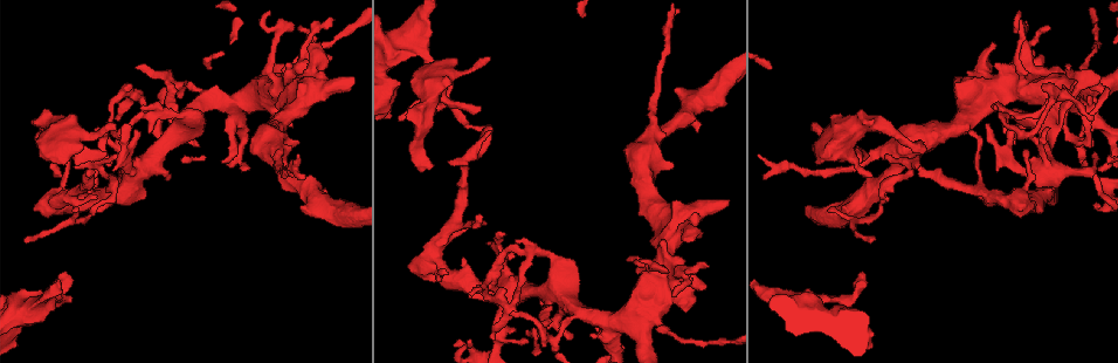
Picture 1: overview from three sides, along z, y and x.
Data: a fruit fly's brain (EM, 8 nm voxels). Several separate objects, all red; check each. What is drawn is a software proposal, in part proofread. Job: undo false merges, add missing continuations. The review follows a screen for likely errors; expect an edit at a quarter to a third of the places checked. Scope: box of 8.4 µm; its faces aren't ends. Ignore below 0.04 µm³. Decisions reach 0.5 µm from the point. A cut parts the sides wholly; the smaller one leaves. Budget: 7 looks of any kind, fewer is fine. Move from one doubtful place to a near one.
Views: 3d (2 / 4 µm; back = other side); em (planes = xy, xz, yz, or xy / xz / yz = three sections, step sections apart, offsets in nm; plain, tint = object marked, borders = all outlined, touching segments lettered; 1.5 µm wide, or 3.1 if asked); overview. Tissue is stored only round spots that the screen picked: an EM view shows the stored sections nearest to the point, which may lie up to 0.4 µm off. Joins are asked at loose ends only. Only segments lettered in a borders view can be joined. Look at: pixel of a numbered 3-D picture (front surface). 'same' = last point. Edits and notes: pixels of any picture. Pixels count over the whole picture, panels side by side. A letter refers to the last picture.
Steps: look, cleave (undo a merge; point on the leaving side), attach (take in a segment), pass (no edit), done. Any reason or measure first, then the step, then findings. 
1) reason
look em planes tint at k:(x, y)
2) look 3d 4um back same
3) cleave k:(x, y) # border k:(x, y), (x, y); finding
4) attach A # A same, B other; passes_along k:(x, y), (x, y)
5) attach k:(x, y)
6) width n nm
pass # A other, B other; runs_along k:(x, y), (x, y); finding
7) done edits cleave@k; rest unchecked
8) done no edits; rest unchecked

sharp bend
look em planes borders at 1:(485, 128)

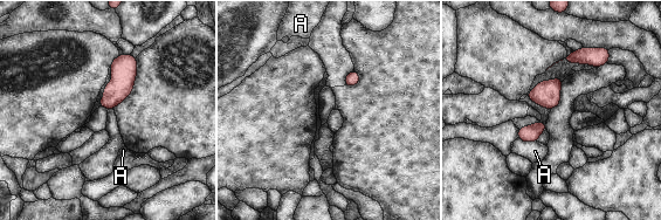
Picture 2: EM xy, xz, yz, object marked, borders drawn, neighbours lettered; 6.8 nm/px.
width 90 nm
pass # A other; border 2:(517, 138), (536, 142); one neuron here

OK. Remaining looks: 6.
look 3d 4um at 1:(434, 164)

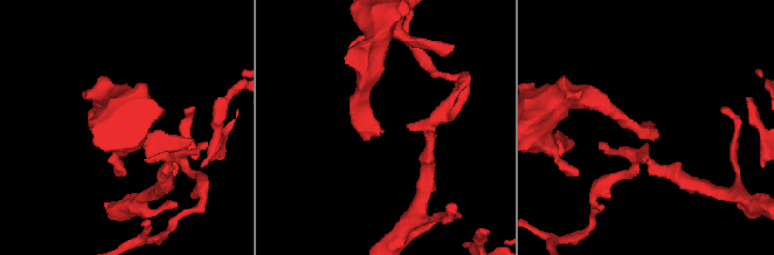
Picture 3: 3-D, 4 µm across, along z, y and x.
now the EM
look em yz step 8 tint at 3:(649, 128)

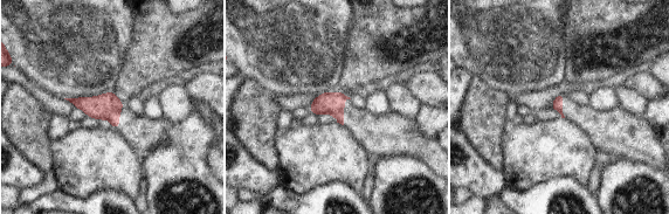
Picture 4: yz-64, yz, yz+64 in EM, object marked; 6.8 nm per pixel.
another direction
look em planes borders same

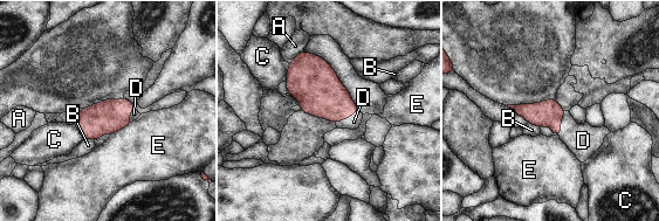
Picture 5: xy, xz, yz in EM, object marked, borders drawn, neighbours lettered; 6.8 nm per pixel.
attach D # A other, B other, C other, D same, E other; passes_along 5:(549, 112), (560, 124), (583, 140); it goes on there

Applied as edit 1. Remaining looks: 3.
an open end
look em planes borders at 1:(66, 273)

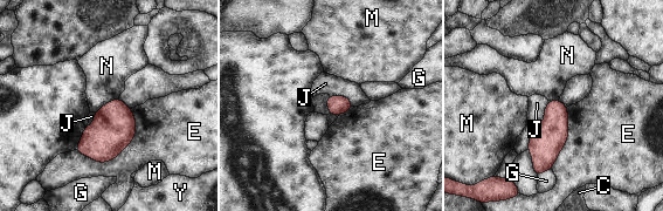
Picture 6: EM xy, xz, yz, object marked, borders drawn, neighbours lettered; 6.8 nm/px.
longest_contact E 480 nm
pass # C other, E other, G other, J other, M other, N other, Y other; none of them fits

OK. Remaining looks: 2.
done edits attach@5; rest unchecked

